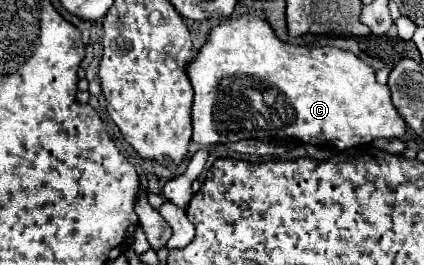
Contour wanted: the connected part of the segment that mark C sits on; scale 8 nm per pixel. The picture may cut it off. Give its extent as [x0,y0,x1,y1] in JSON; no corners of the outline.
[188,16,408,150]

